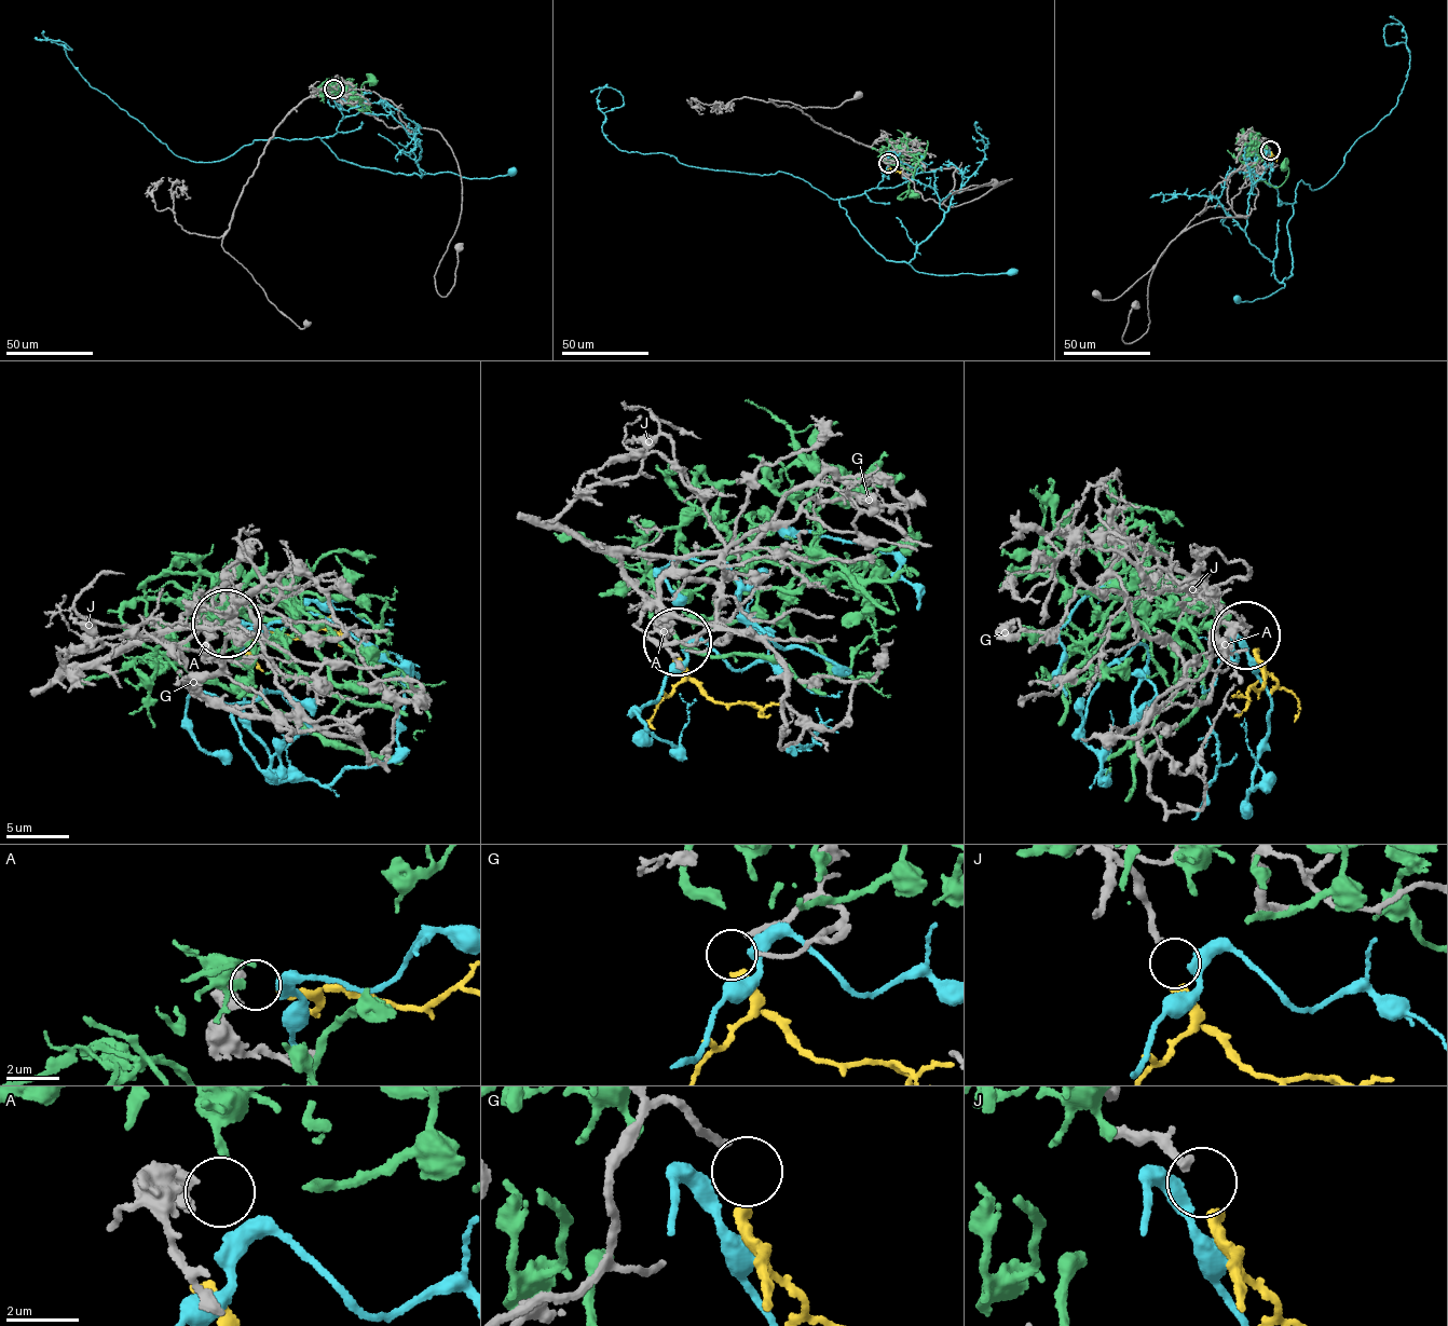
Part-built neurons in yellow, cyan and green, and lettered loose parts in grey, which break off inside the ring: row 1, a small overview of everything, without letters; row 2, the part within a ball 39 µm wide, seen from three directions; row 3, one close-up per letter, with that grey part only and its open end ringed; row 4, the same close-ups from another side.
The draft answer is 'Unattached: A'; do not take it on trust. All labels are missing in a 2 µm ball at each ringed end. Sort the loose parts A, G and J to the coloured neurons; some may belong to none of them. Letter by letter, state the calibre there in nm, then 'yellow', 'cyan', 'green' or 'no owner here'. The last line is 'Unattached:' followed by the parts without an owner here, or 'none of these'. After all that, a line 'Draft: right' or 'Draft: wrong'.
A: 400 nm thick; green
G: 190 nm thick; no owner here
J: 240 nm thick; yellow
Unattached: G
Draft: wrong

